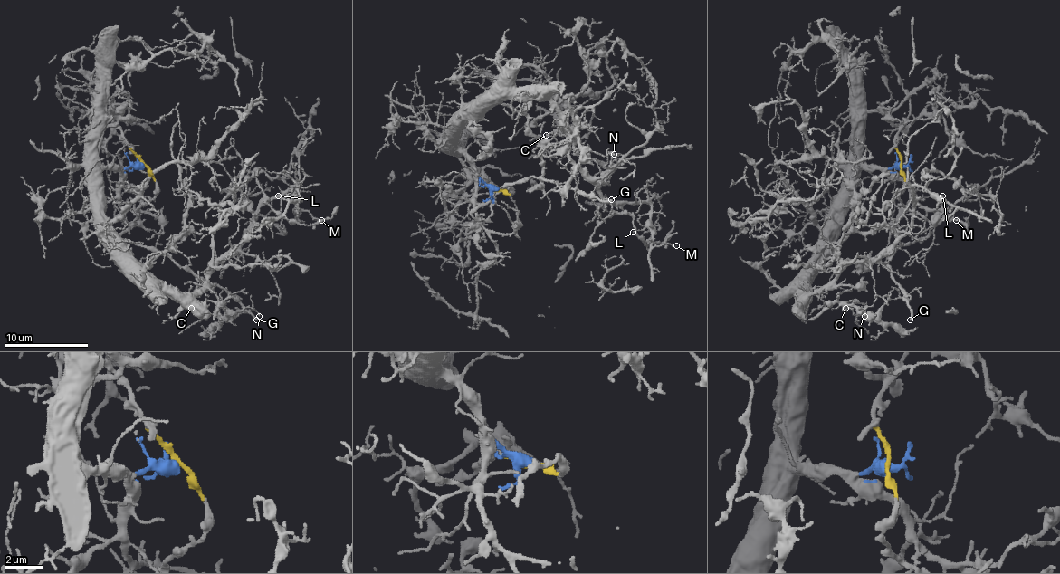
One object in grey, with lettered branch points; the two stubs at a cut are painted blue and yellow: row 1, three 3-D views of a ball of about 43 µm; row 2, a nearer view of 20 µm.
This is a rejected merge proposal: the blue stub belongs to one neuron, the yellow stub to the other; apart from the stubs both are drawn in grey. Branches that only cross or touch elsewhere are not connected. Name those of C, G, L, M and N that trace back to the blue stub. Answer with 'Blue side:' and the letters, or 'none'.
Blue side: C, L, M, N

